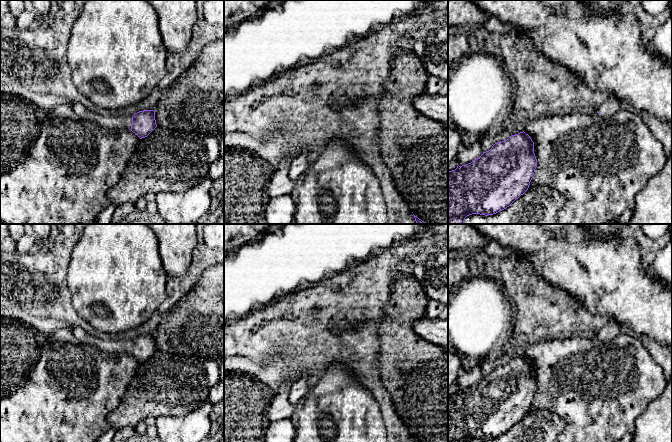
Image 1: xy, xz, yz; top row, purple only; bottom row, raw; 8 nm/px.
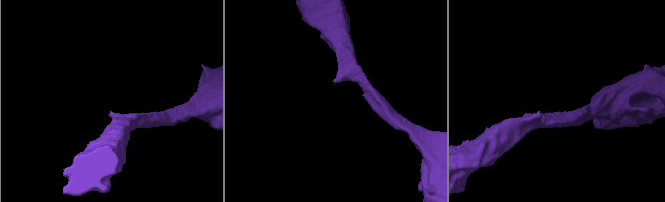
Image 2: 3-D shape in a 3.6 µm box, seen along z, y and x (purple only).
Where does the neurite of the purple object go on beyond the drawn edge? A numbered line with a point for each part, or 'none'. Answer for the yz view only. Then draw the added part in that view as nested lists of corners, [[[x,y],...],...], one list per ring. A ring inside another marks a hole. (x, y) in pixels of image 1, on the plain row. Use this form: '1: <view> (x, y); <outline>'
1: yz (613, 328); [[[609,319],[605,327],[599,329],[596,335],[602,341],[609,342],[621,334],[621,325],[615,319]]]

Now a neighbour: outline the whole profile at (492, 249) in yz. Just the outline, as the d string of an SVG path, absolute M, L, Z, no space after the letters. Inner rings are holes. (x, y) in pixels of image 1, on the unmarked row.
M496 242L488 243L486 246L482 247L480 251L490 257L498 258L500 260L507 257L517 257L517 254L511 249L502 247Z

